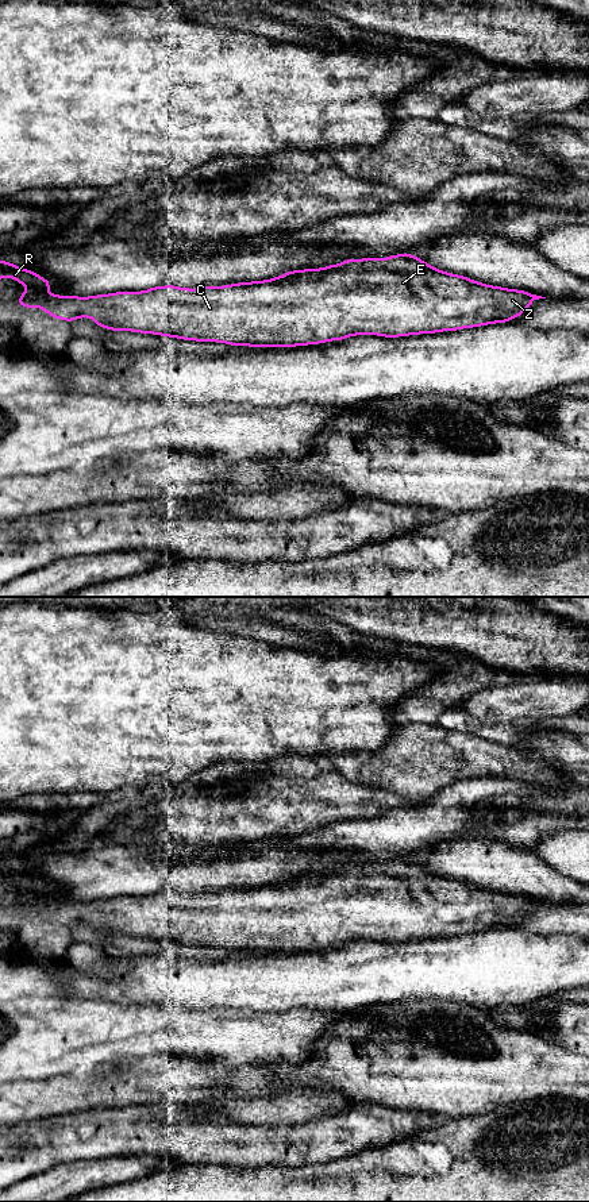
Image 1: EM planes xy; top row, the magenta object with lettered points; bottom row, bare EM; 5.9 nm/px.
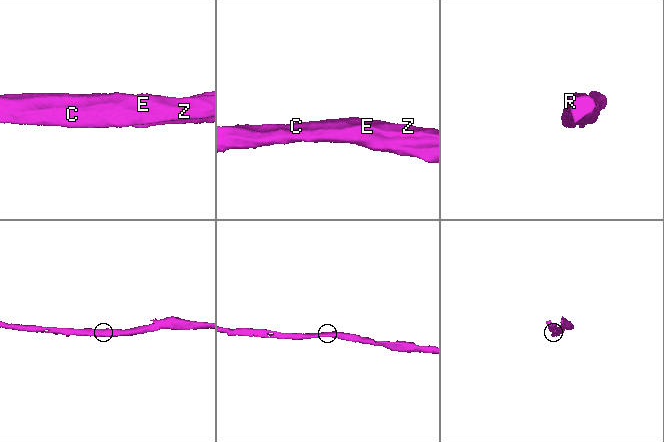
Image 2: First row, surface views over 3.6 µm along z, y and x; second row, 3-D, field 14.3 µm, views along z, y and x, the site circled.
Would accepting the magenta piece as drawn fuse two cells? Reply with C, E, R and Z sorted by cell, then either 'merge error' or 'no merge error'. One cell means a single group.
C E R Z | no merge error

